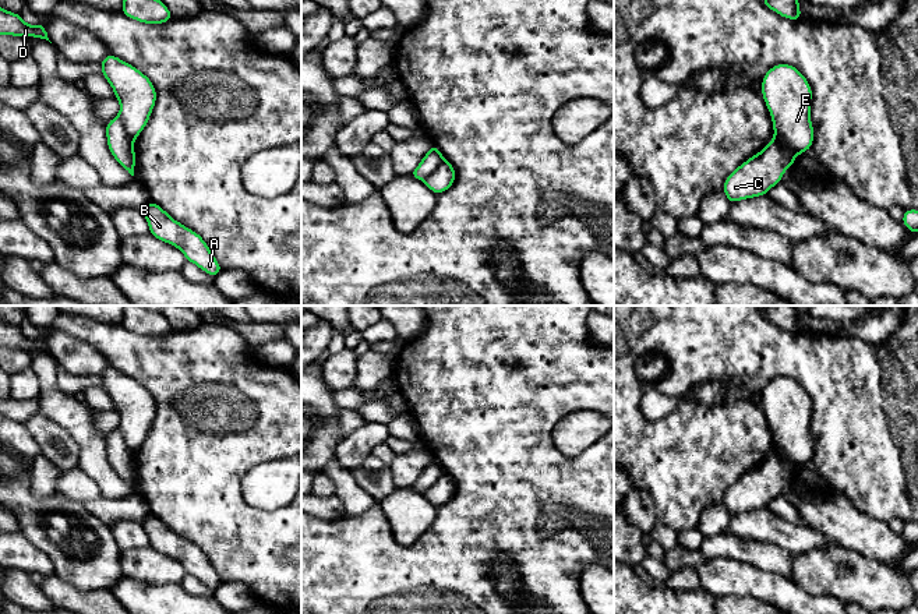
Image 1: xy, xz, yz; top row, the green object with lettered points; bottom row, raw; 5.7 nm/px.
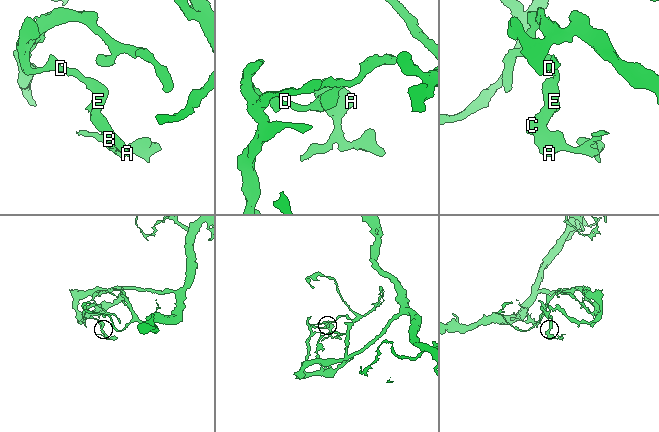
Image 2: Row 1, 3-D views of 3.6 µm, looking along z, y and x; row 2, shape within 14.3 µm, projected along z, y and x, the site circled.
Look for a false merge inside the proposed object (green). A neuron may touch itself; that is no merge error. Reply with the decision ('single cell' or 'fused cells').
fused cells

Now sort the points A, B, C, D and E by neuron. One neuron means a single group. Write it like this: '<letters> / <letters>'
A B C / D E

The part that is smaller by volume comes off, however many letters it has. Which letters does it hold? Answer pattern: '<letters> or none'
A, B, C

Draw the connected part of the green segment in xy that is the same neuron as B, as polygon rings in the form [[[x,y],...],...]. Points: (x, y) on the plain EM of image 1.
[[[152,514],[144,519],[142,525],[149,537],[149,546],[160,554],[177,560],[184,567],[186,574],[195,576],[213,590],[222,583],[222,579],[198,546],[174,533]]]

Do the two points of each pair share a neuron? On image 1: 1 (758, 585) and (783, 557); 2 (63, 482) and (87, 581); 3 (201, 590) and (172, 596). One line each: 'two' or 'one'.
1: two
2: two
3: two

